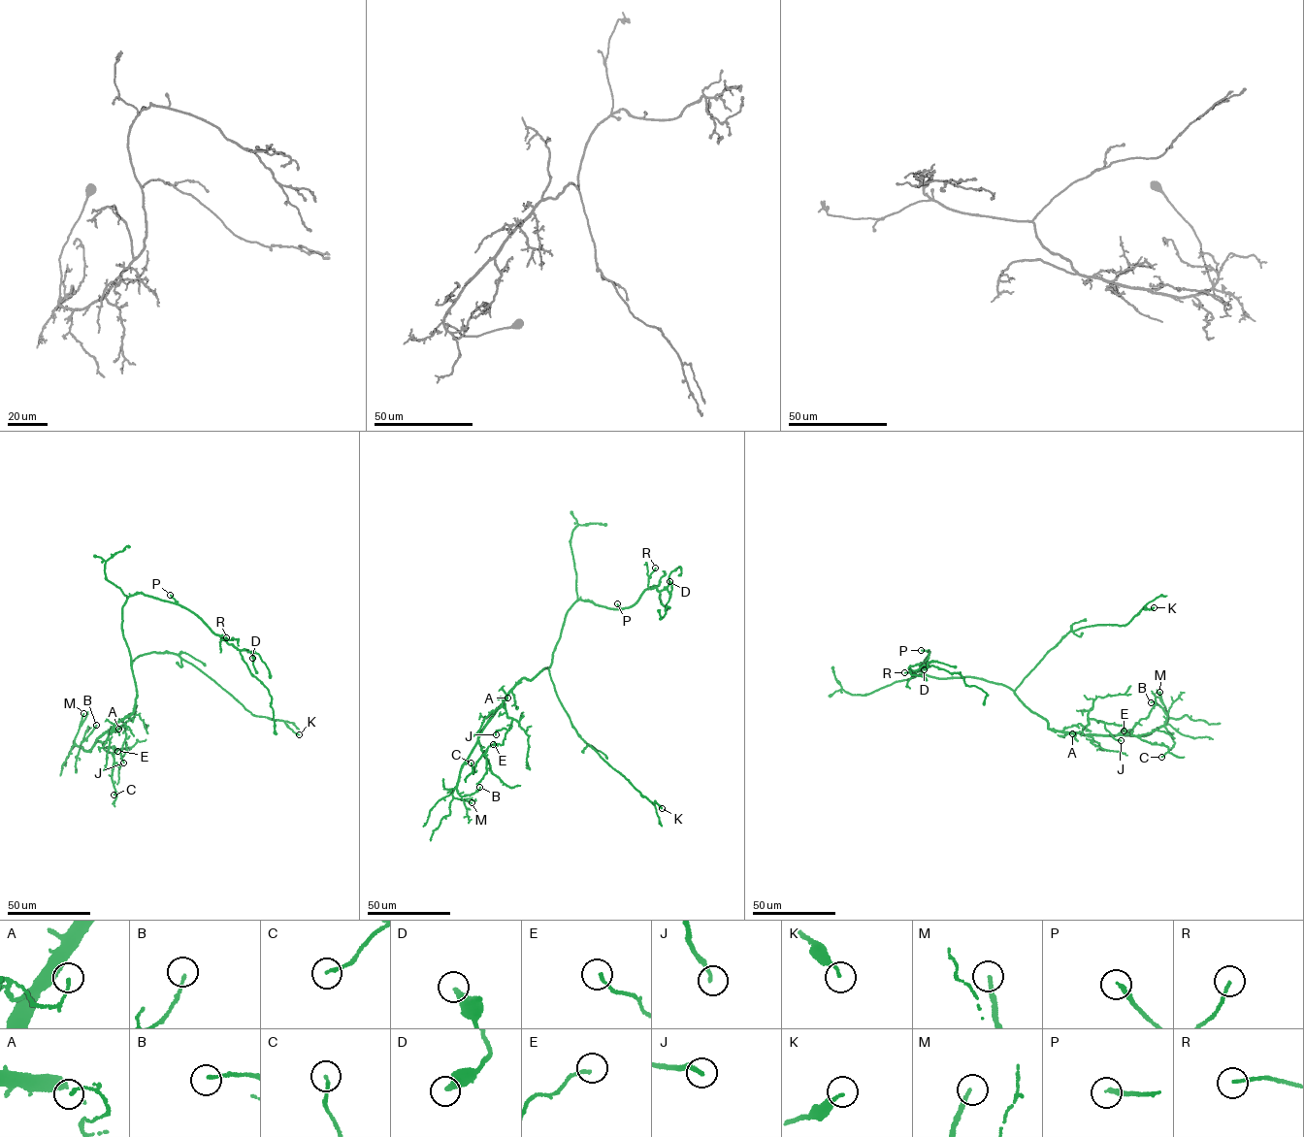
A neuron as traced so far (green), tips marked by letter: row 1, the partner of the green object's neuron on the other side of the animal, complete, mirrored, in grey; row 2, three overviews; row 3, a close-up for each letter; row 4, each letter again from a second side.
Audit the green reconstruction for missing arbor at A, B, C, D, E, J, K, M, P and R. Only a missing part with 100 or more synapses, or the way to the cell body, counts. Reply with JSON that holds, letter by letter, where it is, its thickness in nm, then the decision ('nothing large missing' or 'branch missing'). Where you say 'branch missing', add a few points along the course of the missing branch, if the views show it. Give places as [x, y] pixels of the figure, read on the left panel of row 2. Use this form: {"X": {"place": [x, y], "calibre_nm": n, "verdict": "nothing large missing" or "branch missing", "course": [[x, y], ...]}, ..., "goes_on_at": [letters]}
{"A": {"place": [118, 729], "calibre_nm": 150, "verdict": "nothing large missing"}, "B": {"place": [96, 725], "calibre_nm": 140, "verdict": "nothing large missing"}, "C": {"place": [114, 795], "calibre_nm": 150, "verdict": "nothing large missing"}, "D": {"place": [252, 658], "calibre_nm": 280, "verdict": "nothing large missing"}, "E": {"place": [117, 751], "calibre_nm": 150, "verdict": "nothing large missing"}, "J": {"place": [123, 763], "calibre_nm": 190, "verdict": "nothing large missing"}, "K": {"place": [299, 734], "calibre_nm": 190, "verdict": "nothing large missing"}, "M": {"place": [83, 713], "calibre_nm": 190, "verdict": "branch missing", "course": [[83, 713], [91, 686], [114, 654], [126, 608]]}, "P": {"place": [170, 595], "calibre_nm": 200, "verdict": "nothing large missing"}, "R": {"place": [226, 637], "calibre_nm": 140, "verdict": "nothing large missing"}, "goes_on_at": ["M"]}

